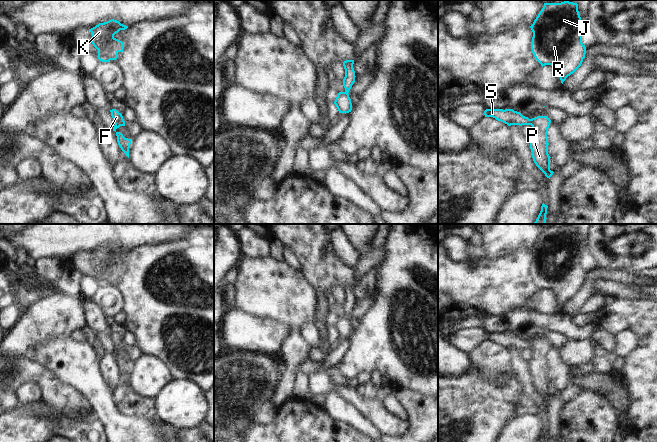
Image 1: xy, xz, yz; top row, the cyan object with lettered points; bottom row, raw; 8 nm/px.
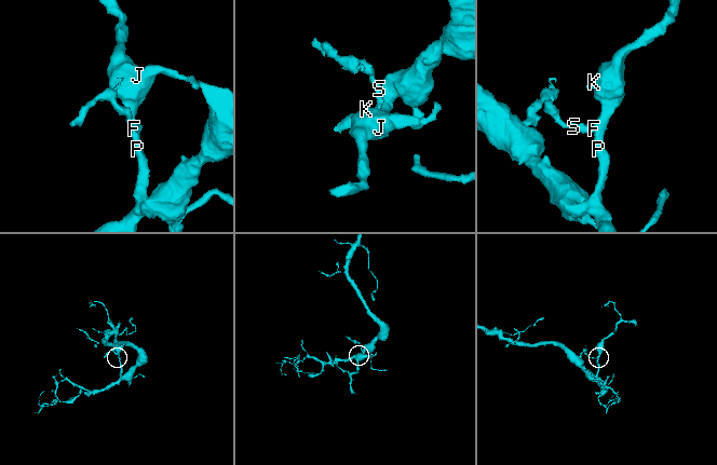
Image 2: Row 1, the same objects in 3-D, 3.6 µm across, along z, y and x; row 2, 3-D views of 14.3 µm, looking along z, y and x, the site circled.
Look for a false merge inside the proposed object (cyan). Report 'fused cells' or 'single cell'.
fused cells

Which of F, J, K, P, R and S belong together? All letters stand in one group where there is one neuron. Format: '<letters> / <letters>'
F J K P R / S

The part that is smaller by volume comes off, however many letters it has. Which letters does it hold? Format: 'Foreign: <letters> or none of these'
Foreign: S

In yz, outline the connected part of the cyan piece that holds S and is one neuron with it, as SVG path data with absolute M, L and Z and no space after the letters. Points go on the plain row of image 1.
M486 333L484 335L485 341L493 341L498 345L501 345L508 350L511 349L530 349L531 343L523 340L520 336L513 333Z

